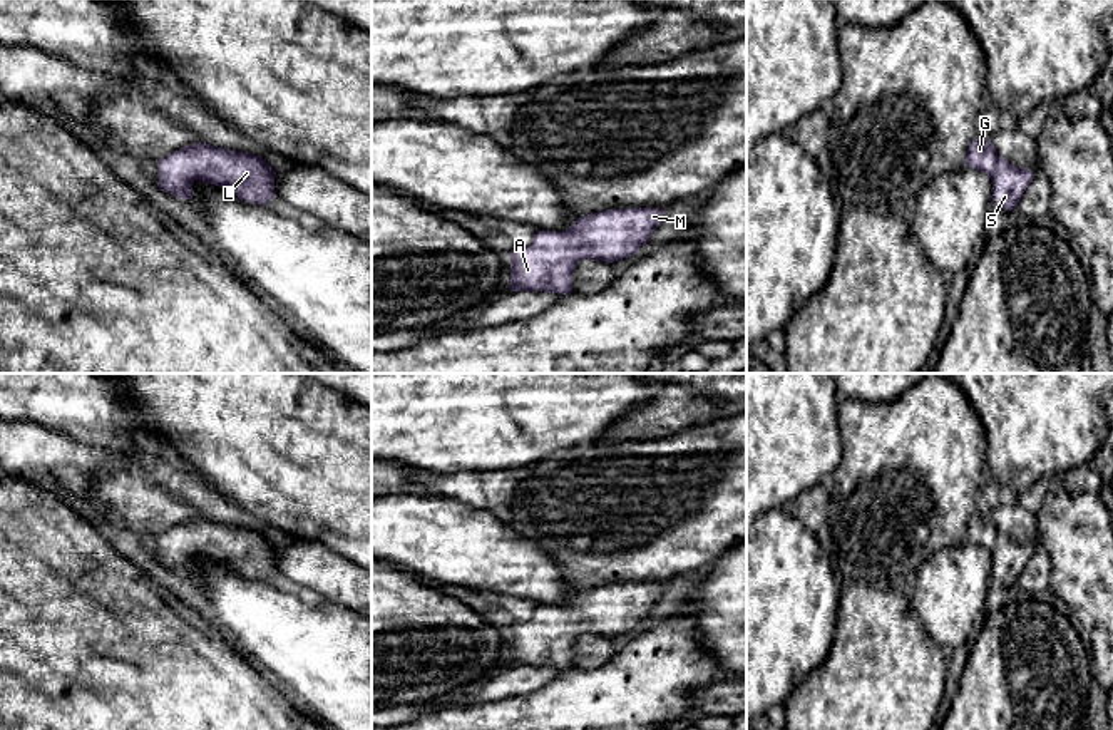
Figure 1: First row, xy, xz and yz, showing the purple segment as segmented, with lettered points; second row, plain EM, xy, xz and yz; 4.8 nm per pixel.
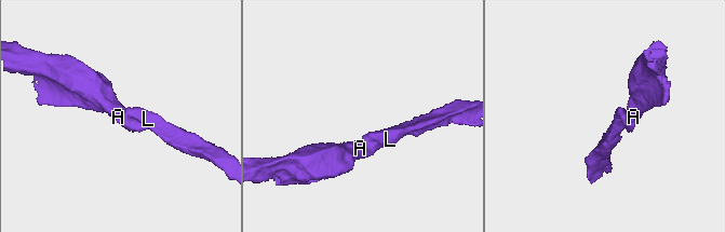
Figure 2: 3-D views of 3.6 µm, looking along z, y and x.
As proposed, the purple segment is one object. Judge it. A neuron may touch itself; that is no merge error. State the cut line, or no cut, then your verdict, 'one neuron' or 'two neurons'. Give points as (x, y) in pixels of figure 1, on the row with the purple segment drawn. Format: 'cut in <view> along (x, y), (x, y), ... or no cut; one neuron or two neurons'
no cut; one neuron

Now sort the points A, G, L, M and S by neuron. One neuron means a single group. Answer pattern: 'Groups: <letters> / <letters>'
Groups: A G L M S

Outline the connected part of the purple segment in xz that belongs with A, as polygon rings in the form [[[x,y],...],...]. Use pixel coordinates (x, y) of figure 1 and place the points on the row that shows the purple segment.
[[[621,208],[577,218],[566,231],[537,229],[532,246],[510,249],[510,291],[571,293],[581,260],[611,265],[633,256],[663,218],[663,208]]]

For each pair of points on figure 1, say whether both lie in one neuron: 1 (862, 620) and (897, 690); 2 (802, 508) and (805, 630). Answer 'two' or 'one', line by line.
1: one
2: two

